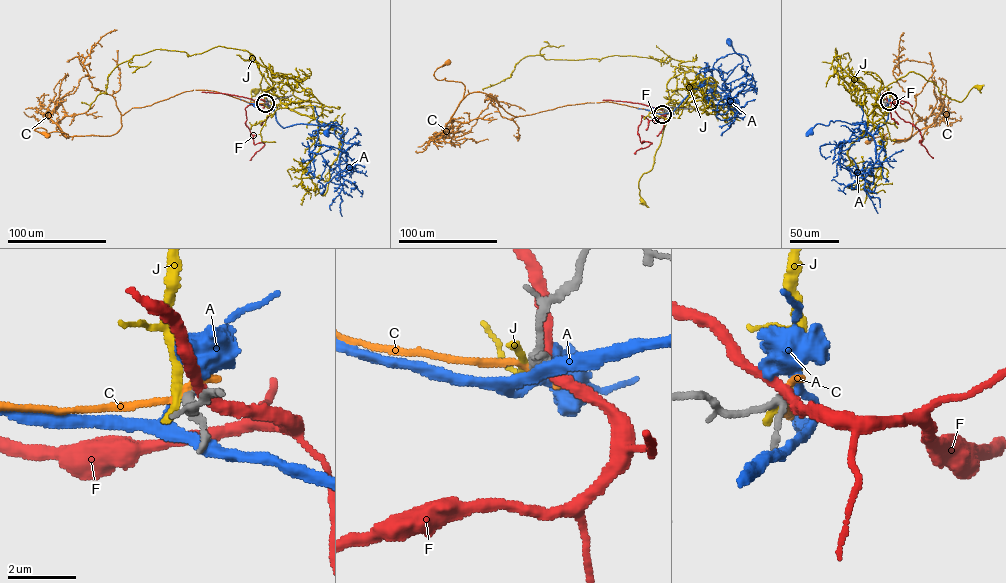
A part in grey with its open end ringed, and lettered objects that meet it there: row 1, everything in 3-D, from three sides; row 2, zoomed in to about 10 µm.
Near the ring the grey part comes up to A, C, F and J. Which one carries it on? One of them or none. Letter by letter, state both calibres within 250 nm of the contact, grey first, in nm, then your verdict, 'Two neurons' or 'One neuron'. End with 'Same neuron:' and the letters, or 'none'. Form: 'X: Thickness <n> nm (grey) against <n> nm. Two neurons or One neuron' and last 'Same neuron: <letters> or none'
A: Thickness 200 nm (grey) against 280 nm. Two neurons
C: Thickness 220 nm (grey) against 240 nm. Two neurons
F: Thickness 240 nm (grey) against 320 nm. Two neurons
J: Thickness 240 nm (grey) against 320 nm. Two neurons
Same neuron: none

